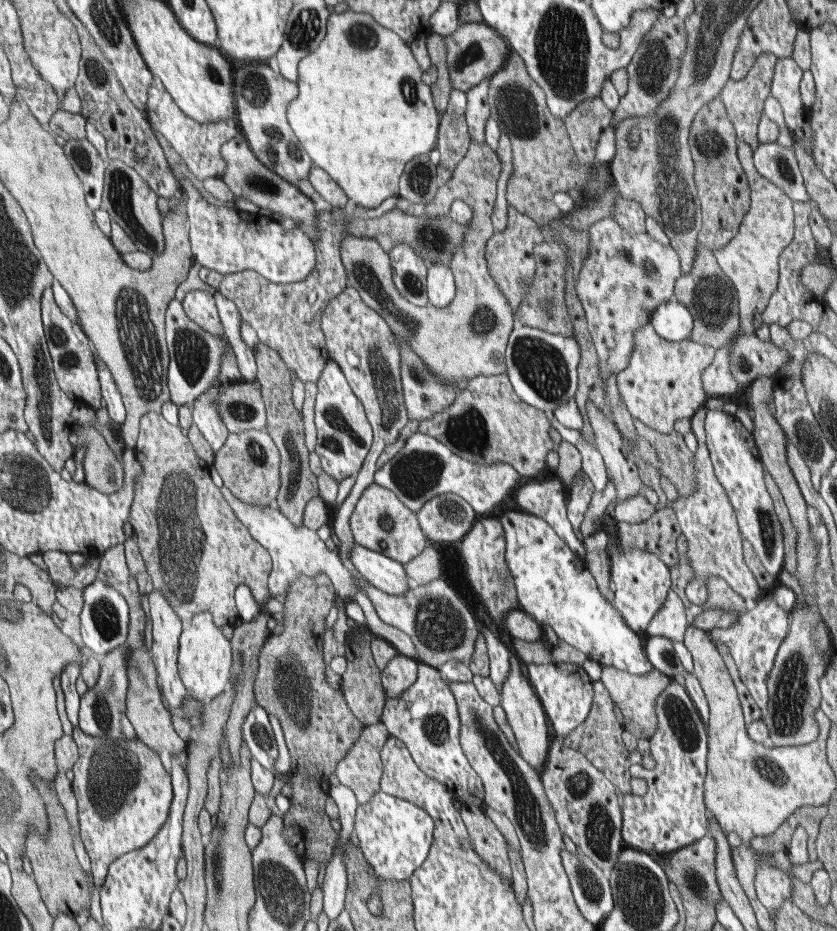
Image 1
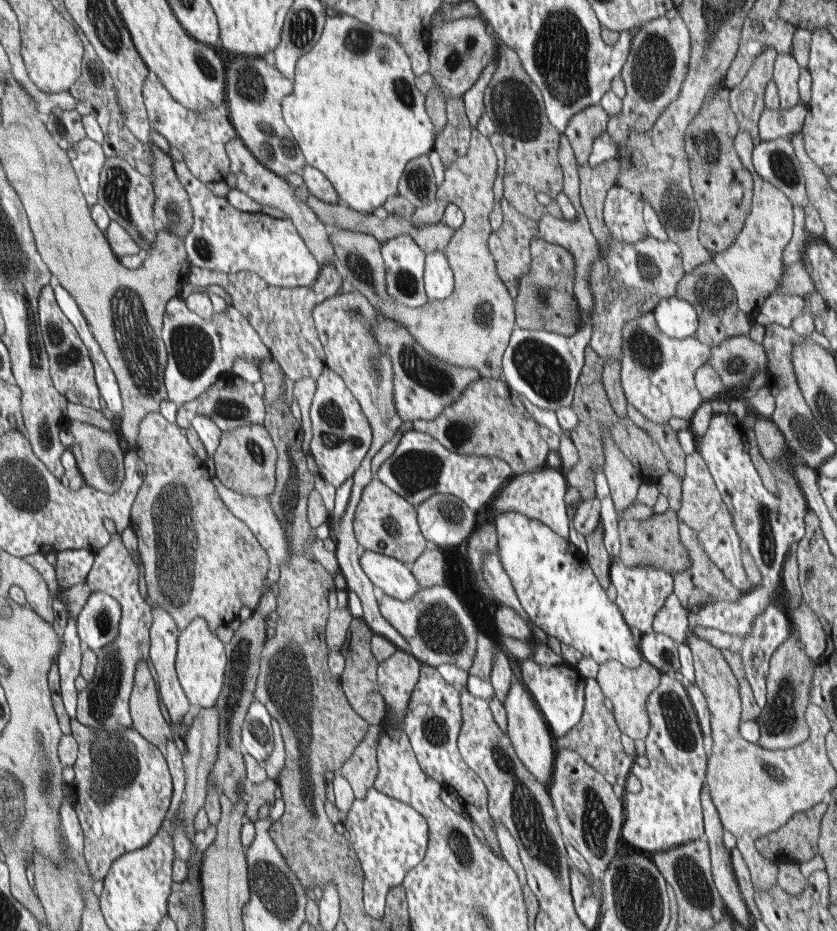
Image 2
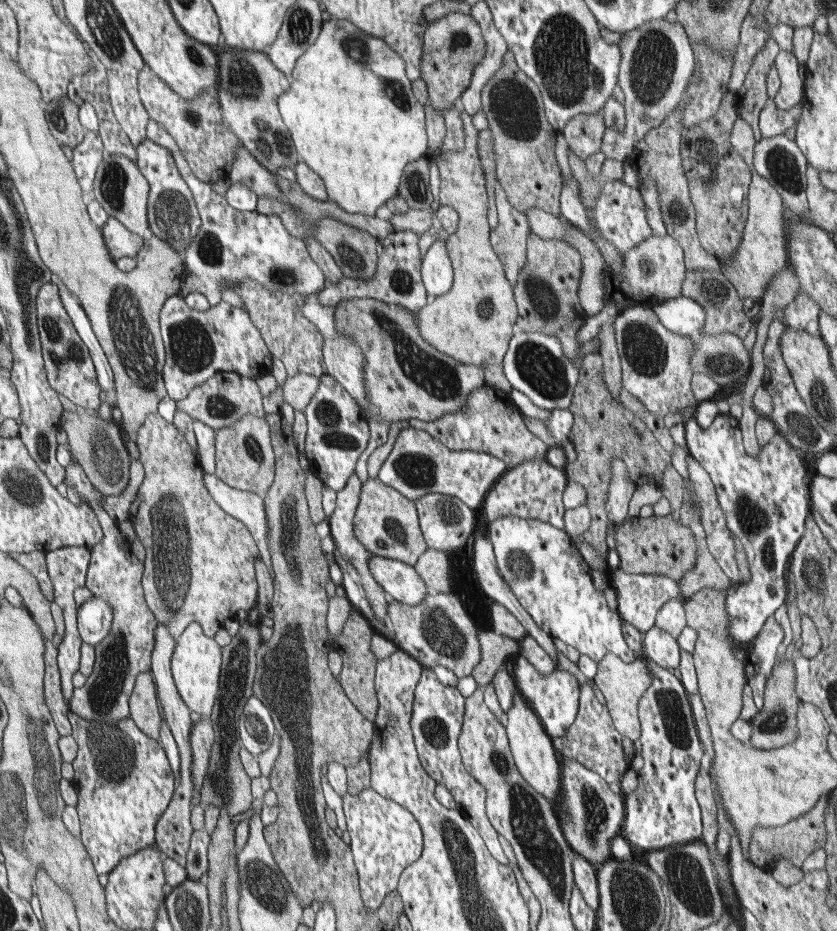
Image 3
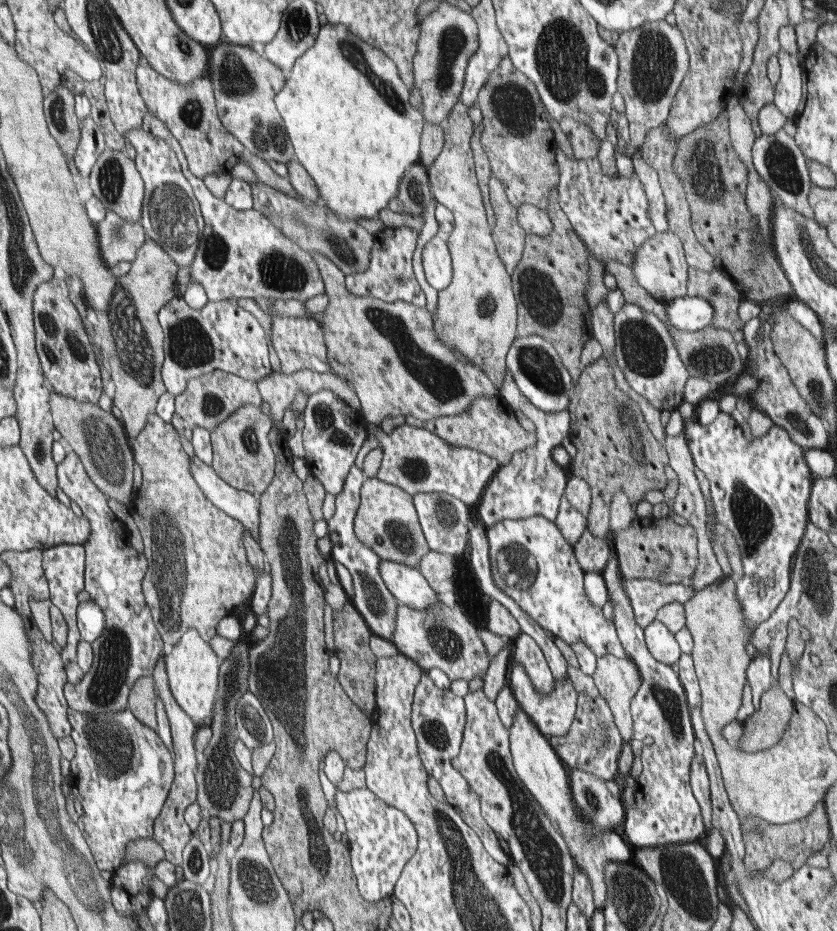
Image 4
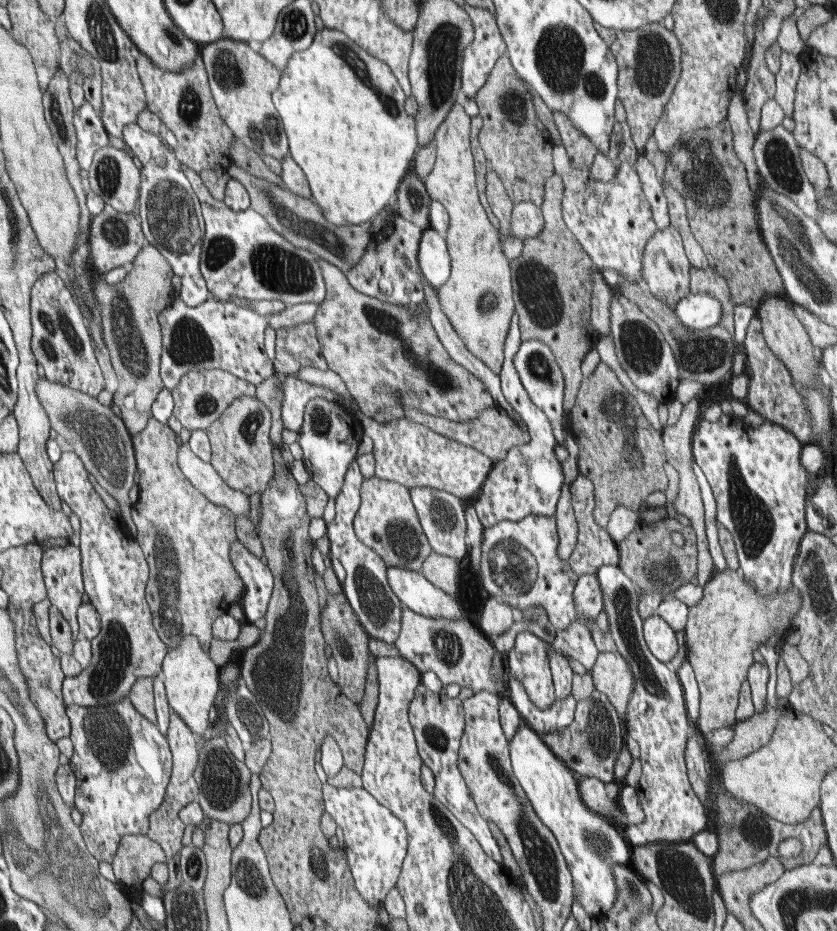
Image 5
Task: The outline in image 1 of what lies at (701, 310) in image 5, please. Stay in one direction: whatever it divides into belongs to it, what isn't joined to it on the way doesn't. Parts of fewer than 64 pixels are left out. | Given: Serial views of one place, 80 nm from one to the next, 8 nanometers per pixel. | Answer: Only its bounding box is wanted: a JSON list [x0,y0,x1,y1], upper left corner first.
[649,298,694,342]

